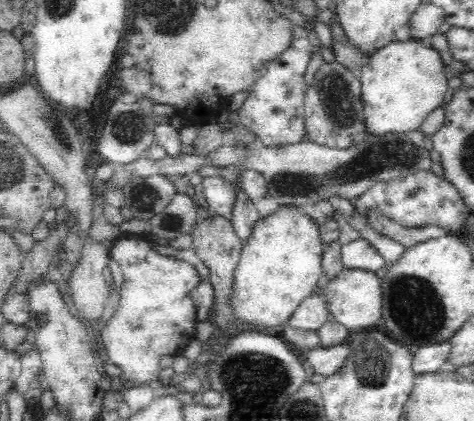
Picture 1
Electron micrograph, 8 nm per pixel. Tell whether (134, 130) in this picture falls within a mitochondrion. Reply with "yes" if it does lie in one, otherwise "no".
yes

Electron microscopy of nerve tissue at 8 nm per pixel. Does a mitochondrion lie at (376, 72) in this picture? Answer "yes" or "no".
no

